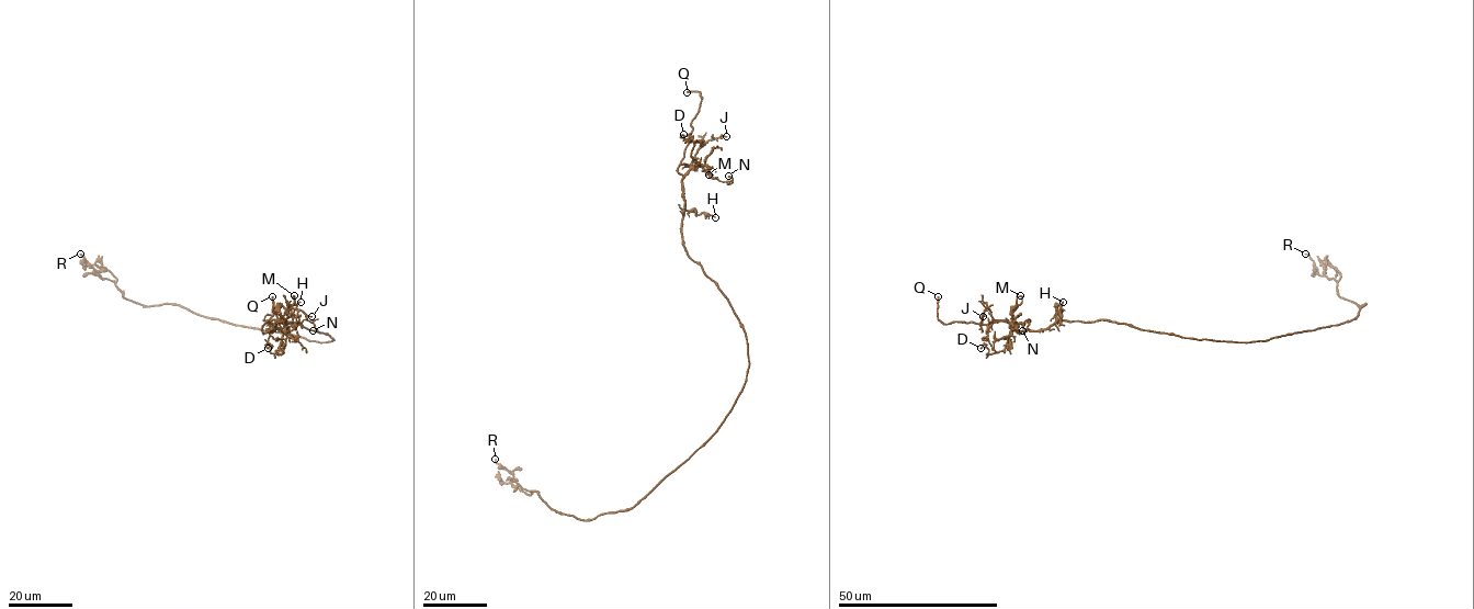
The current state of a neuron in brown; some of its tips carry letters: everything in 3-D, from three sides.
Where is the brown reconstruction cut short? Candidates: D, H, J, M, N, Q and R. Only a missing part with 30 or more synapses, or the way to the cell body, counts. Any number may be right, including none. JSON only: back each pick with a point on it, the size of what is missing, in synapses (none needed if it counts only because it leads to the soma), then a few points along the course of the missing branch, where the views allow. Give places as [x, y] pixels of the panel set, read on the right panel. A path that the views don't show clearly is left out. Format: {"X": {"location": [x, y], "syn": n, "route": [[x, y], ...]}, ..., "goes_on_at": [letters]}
{"Q": {"location": [938, 296], "route": [[938, 296], [941, 279], [931, 270], [931, 273]]}, "goes_on_at": ["Q"]}

